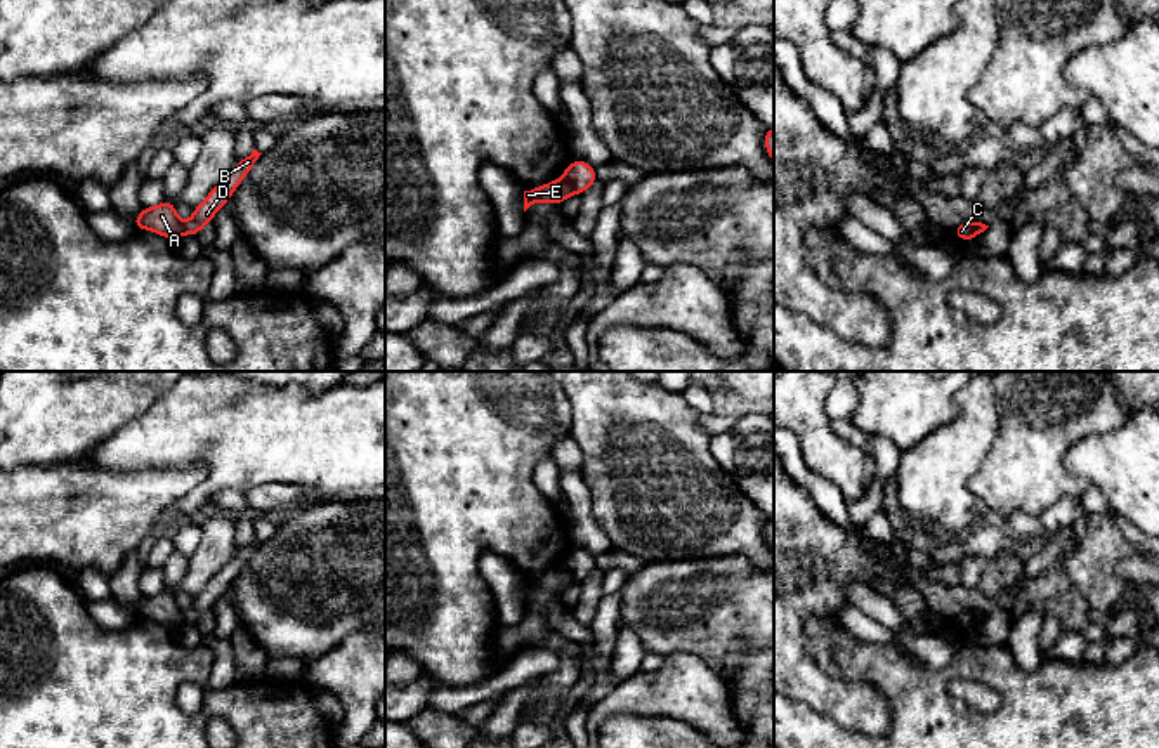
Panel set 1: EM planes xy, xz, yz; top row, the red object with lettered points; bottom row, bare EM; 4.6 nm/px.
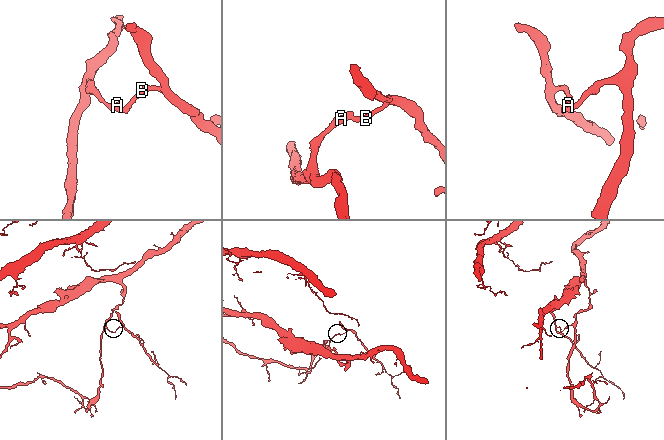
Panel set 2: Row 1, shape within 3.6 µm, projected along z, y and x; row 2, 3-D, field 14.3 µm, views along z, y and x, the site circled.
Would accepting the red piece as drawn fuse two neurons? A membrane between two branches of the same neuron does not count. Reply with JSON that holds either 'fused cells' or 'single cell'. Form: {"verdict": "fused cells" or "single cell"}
{"verdict": "fused cells"}

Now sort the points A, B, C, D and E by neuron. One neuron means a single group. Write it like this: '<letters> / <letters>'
A E / B C D

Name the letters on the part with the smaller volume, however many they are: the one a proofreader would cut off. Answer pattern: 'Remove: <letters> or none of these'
Remove: B, C, D

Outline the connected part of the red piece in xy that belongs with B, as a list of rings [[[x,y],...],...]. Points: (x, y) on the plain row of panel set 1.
[[[257,538],[243,547],[234,559],[231,559],[206,585],[206,588],[194,597],[193,606],[184,611],[184,621],[196,625],[201,616],[212,611],[217,599],[224,597],[229,585],[241,573],[243,566],[252,559],[262,541]]]

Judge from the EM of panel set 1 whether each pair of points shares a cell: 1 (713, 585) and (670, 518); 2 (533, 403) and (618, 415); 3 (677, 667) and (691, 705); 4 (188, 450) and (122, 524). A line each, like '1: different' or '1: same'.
1: different
2: different
3: same
4: different

